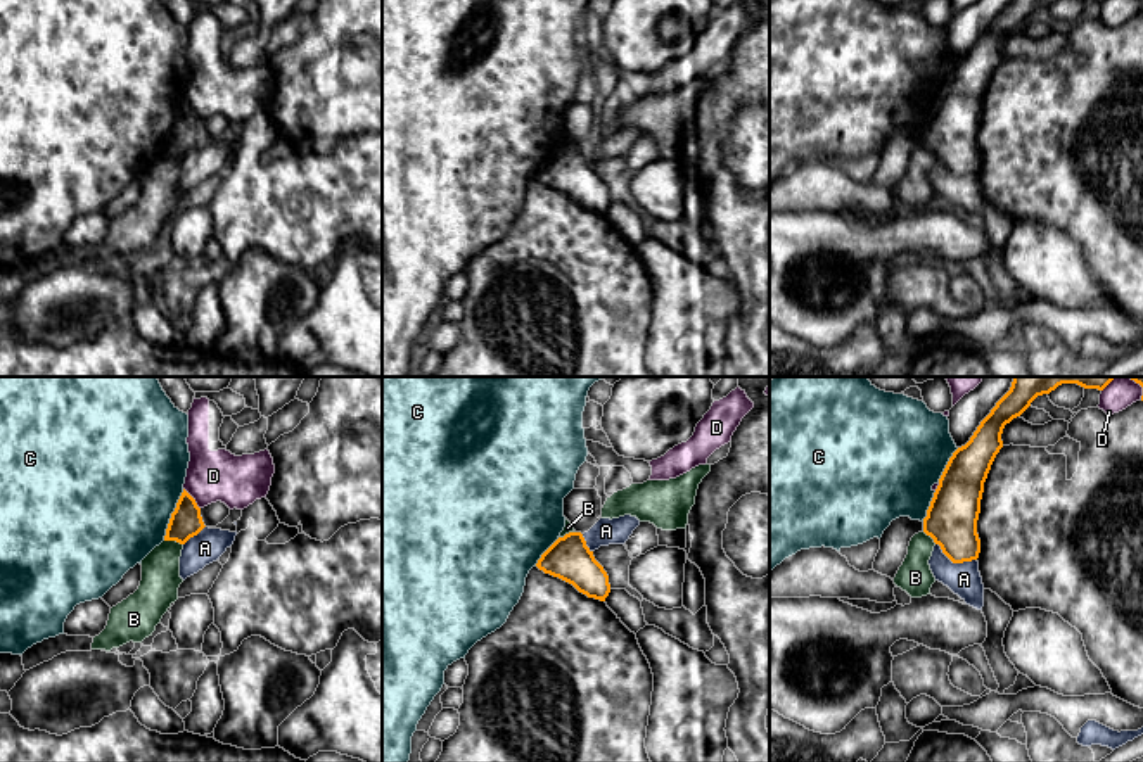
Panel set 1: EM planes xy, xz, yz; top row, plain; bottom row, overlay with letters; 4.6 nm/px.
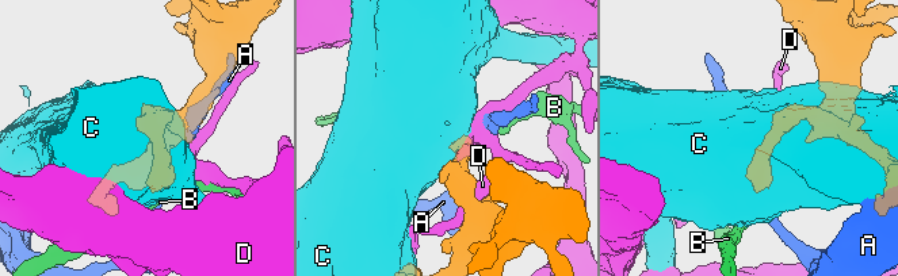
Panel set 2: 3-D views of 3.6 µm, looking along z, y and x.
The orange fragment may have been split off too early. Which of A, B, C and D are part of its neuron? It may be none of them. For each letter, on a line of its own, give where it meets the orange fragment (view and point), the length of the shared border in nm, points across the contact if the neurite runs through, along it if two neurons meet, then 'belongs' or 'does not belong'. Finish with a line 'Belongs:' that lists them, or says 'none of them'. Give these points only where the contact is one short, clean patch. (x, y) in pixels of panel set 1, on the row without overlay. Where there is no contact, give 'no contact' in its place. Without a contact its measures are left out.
A: yz (955, 175) | 200 nm | along yz (936, 156), (953, 175), (976, 173) | does not belong
B: xy (173, 152) | 90 nm | along xy (165, 152), (175, 152), (182, 158) | does not belong
C: xy (172, 128) | 260 nm | does not belong
D: xy (192, 111) | 130 nm | does not belong
Belongs: none of them

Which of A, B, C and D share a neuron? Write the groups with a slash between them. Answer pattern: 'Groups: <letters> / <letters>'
Groups: A / B / C / D

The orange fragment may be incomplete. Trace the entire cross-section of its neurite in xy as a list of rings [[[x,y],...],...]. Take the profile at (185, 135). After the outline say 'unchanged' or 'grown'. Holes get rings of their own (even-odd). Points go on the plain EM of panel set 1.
[[[183,102],[175,124],[171,126],[164,154],[185,157],[190,150],[204,142],[201,121],[195,112]]]; unchanged

